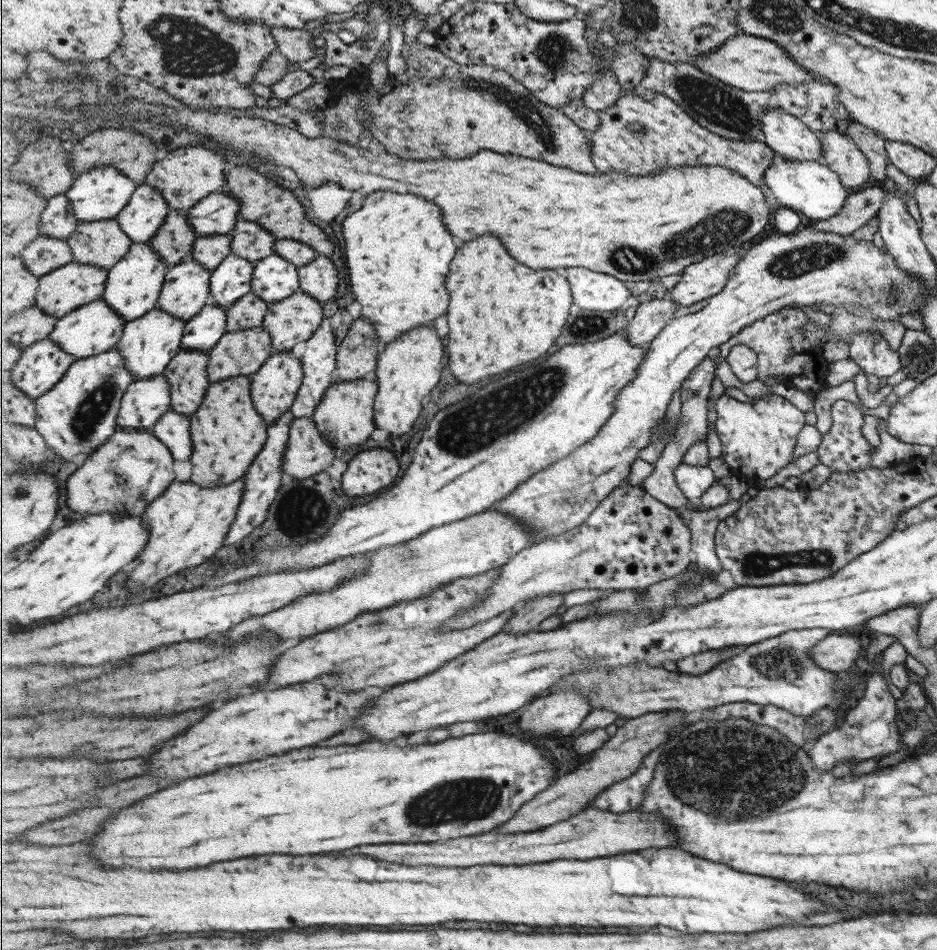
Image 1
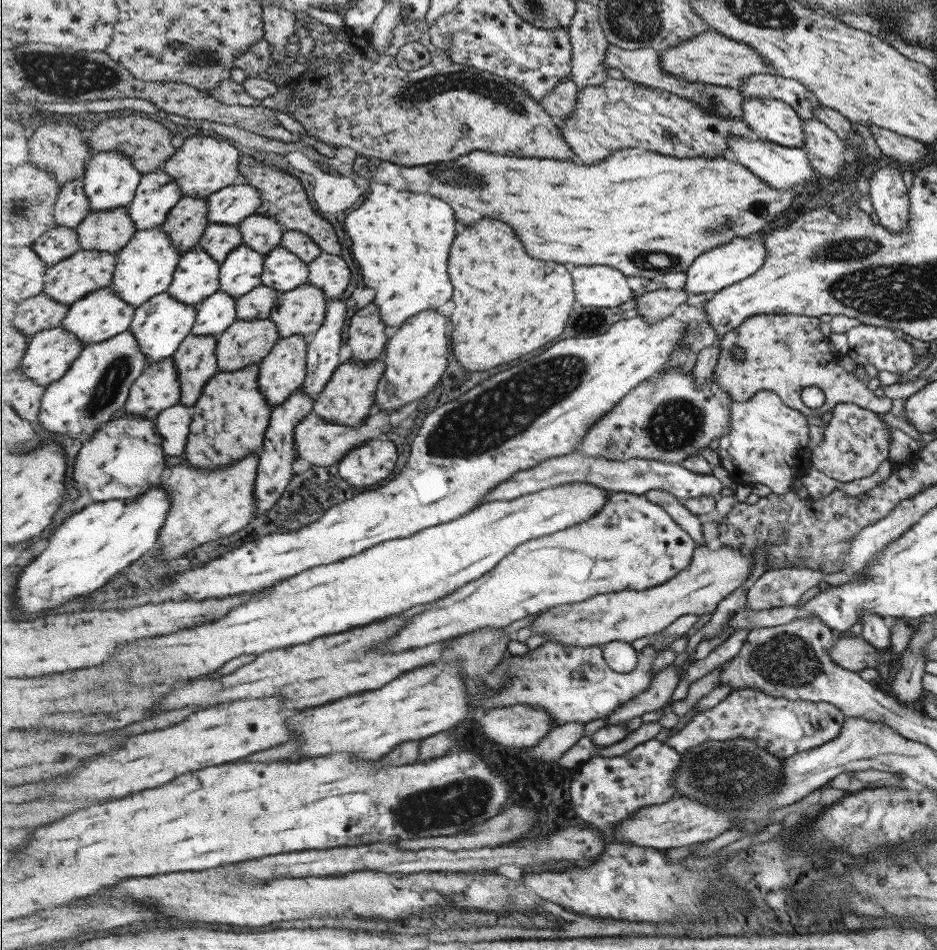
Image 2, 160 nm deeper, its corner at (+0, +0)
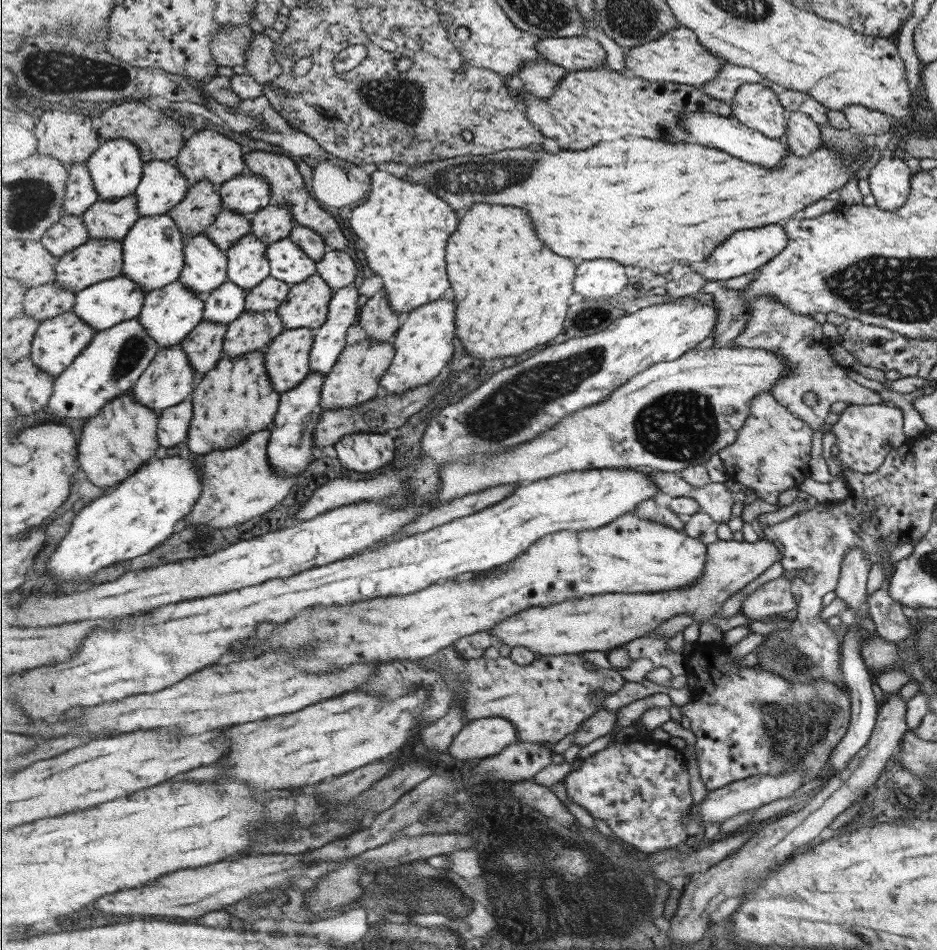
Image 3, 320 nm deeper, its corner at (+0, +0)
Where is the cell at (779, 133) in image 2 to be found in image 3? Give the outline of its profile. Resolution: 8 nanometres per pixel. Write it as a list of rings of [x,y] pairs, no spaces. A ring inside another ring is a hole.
[[[747,83],[739,87],[731,100],[733,116],[745,126],[758,130],[763,136],[784,140],[786,134],[785,110],[769,88],[761,83]]]

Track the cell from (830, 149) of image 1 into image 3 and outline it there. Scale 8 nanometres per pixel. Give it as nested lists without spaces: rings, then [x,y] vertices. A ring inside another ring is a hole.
[[[799,111],[788,112],[786,117],[786,134],[784,142],[793,154],[807,156],[815,152],[822,144],[816,122]]]

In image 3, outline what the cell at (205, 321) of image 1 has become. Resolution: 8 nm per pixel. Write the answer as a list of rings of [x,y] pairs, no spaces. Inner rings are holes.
[[[228,280],[205,297],[205,321],[231,324],[247,311],[247,298],[248,291],[239,286],[239,283]]]

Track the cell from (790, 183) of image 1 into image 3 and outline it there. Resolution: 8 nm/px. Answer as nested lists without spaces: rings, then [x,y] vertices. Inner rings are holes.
[[[693,111],[680,118],[680,125],[688,132],[687,143],[703,145],[727,151],[753,164],[764,167],[776,167],[790,151],[784,140],[775,140],[763,136],[758,130],[745,126],[737,117],[726,117],[711,111]]]

